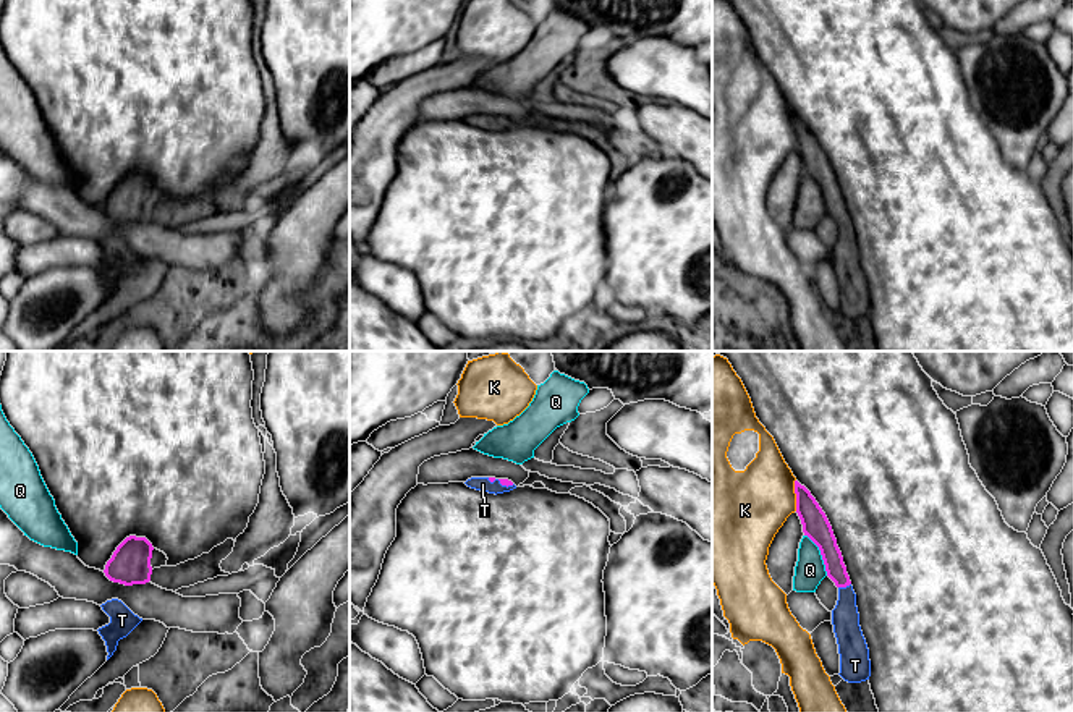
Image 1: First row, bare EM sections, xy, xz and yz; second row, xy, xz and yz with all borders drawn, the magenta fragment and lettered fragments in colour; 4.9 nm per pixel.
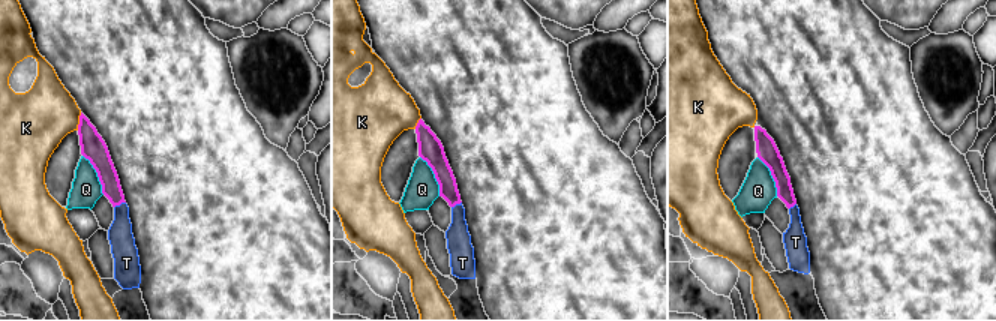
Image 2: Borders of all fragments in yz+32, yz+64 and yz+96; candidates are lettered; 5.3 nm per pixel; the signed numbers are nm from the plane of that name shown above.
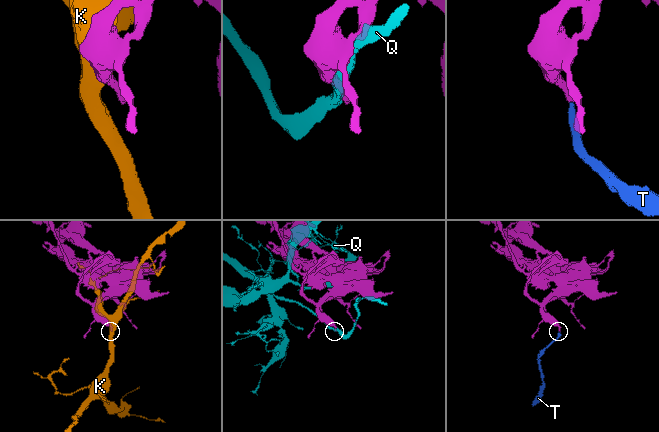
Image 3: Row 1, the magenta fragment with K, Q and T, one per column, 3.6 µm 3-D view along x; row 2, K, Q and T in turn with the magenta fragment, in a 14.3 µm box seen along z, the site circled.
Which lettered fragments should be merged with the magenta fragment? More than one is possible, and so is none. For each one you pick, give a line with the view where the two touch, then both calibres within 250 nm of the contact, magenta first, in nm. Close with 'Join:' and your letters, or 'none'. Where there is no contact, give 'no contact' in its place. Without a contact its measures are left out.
T: meets magenta in yz; 100 nm thick on the magenta side, 140 nm on the other
Join: T

